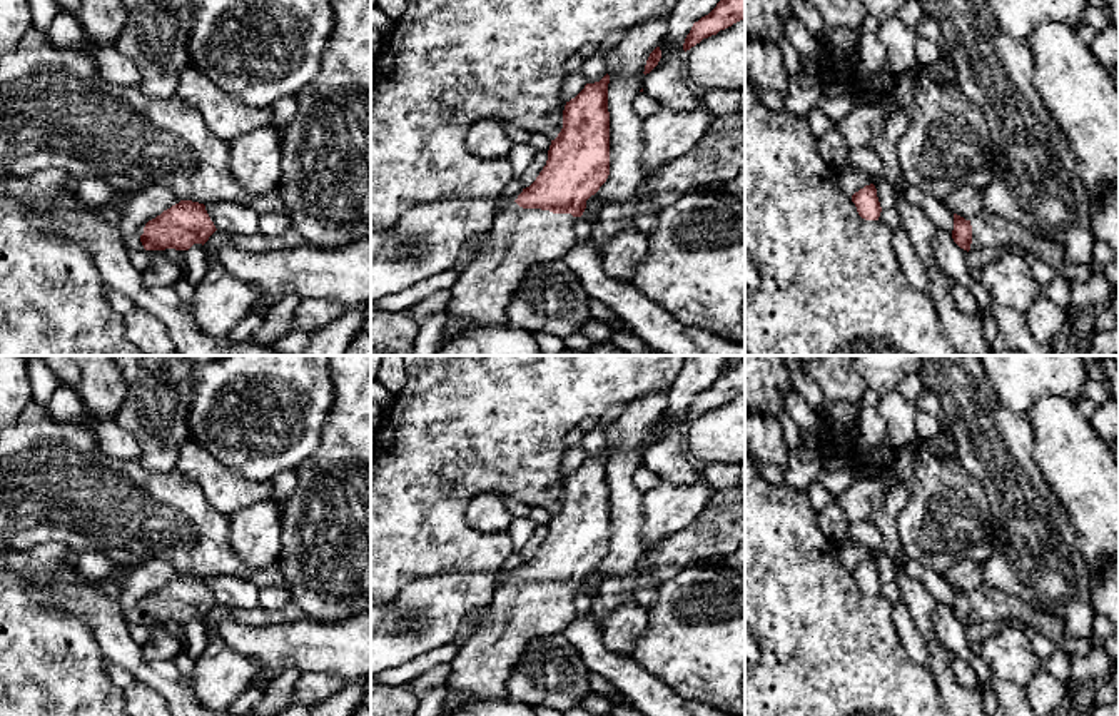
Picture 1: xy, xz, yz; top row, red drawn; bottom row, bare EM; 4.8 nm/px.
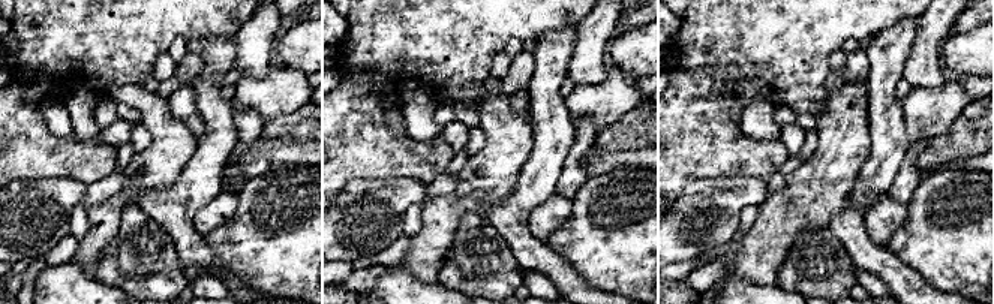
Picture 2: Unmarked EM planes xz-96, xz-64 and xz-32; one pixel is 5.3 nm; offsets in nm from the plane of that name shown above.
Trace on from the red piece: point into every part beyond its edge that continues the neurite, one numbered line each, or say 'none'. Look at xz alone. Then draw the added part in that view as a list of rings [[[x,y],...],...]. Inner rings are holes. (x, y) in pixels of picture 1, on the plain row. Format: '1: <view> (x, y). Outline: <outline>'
1: xz (520, 613). Outline: [[[514,574],[499,582],[481,628],[454,656],[443,711],[469,699],[508,698],[508,679],[528,644],[565,633],[576,618],[571,587],[523,582]]]

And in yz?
1: yz (989, 603). Outline: [[[982,582],[972,594],[970,624],[980,626],[987,621],[1020,621],[1025,629],[1037,631],[1049,638],[1057,648],[1064,649],[1071,658],[1087,654],[1096,641],[1091,638],[1069,638],[1064,624],[1027,603],[1025,599],[1007,594],[995,586]]]

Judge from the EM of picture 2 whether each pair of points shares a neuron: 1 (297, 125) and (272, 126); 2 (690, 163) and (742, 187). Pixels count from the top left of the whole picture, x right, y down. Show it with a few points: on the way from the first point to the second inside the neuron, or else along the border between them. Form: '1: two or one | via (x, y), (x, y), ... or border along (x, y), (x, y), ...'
1: one | via (291, 126), (278, 126)
2: two | border along (756, 177), (691, 178), (685, 186)

